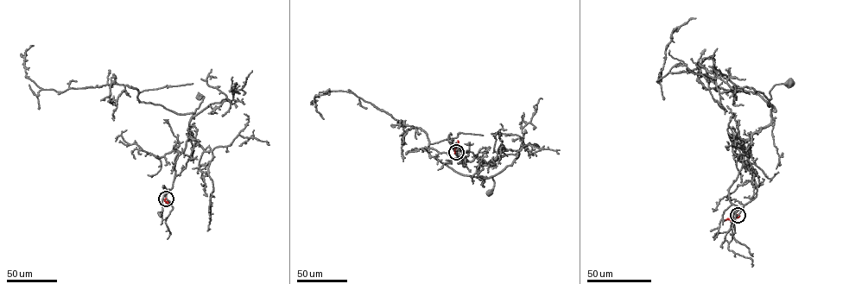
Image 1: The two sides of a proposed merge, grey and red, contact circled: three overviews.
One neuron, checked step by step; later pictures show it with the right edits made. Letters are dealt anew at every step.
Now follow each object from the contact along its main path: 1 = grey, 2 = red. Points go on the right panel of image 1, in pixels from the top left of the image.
1: (738, 215), (757, 191), (742, 143), (770, 123), (771, 88), (790, 85)
2: (738, 215), (732, 219), (723, 220)

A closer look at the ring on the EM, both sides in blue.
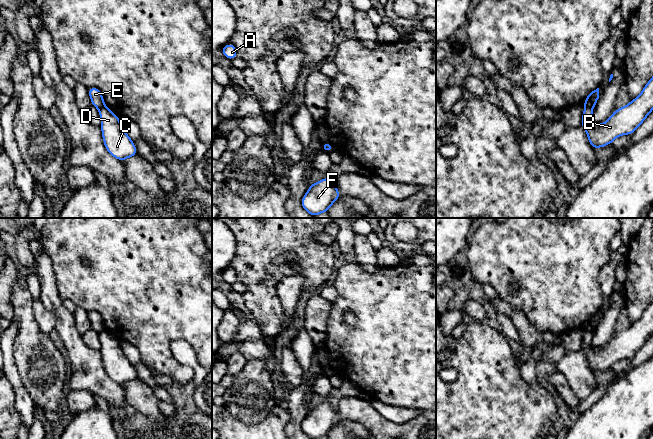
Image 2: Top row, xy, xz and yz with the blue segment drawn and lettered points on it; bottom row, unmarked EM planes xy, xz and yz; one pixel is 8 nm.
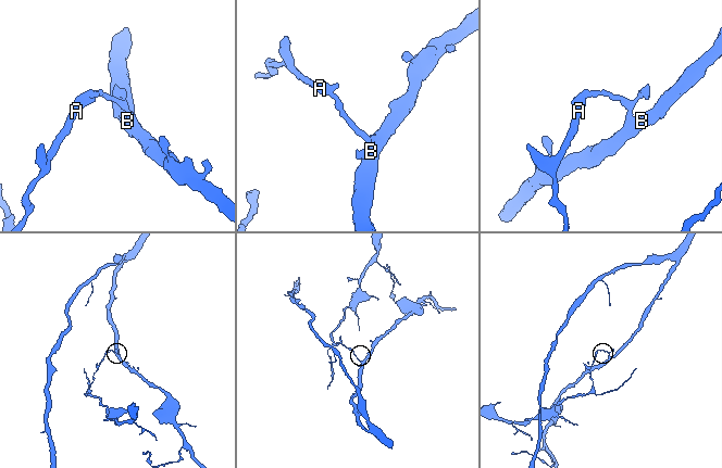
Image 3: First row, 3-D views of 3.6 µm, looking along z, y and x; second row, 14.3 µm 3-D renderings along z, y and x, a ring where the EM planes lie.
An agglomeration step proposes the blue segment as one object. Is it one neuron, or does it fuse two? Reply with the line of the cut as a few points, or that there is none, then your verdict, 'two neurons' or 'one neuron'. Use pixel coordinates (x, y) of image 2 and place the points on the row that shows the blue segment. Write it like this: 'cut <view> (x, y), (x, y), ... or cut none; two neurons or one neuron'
cut yz (592, 107), (585, 108); two neurons

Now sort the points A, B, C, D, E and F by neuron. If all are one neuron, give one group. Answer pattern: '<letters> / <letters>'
A E / B C D F

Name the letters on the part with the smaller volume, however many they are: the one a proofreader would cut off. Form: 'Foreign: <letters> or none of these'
Foreign: A, E

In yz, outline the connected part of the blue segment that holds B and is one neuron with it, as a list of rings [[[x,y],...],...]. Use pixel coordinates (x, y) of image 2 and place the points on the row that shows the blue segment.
[[[653,76],[640,95],[626,106],[616,109],[602,124],[592,124],[593,108],[584,108],[581,126],[594,149],[610,145],[617,137],[630,135],[643,123],[653,110]]]

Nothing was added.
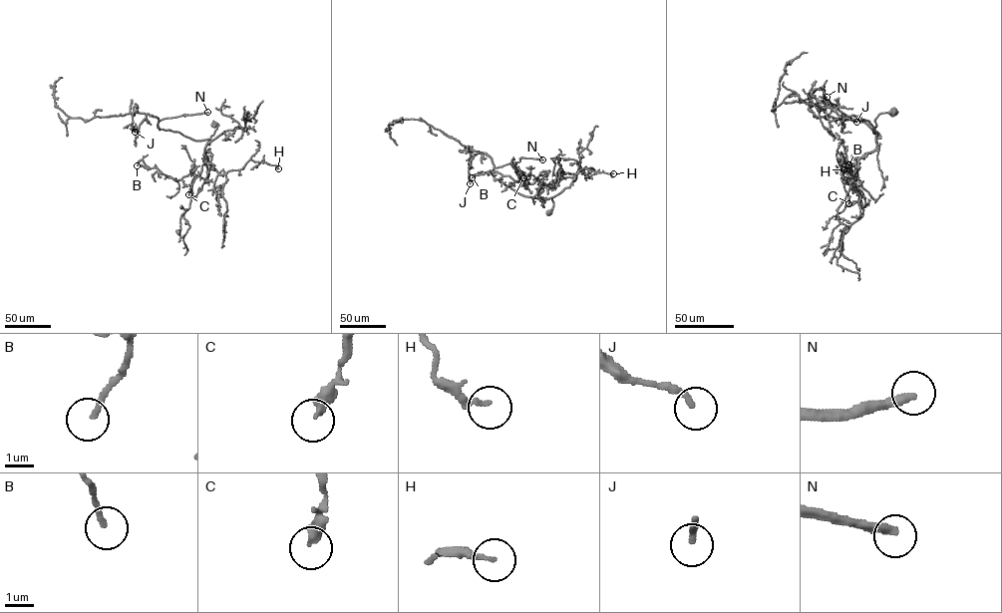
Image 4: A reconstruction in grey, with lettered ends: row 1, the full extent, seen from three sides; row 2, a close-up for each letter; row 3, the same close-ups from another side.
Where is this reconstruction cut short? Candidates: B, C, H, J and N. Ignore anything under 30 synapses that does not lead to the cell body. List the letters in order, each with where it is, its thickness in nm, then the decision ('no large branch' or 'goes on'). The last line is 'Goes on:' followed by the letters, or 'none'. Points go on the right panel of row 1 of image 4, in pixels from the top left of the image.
B: place (848, 164); calibre 170 nm; no large branch
C: place (848, 203); calibre 320 nm; no large branch
H: place (843, 169); calibre 180 nm; no large branch
J: place (856, 122); calibre 200 nm; no large branch
N: place (827, 97); calibre 300 nm; goes on
Goes on: N

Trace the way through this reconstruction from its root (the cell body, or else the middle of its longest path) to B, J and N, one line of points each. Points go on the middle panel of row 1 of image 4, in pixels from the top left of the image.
B: (548, 212), (553, 201), (550, 197), (539, 199), (536, 178), (531, 183), (517, 182), (496, 171), (472, 177)
J: (548, 212), (551, 198), (525, 196), (496, 179), (492, 158), (485, 153), (474, 154), (469, 161), (470, 183)
N: (548, 212), (553, 205), (551, 198), (525, 196), (493, 174), (495, 167), (517, 162), (521, 157), (542, 159)

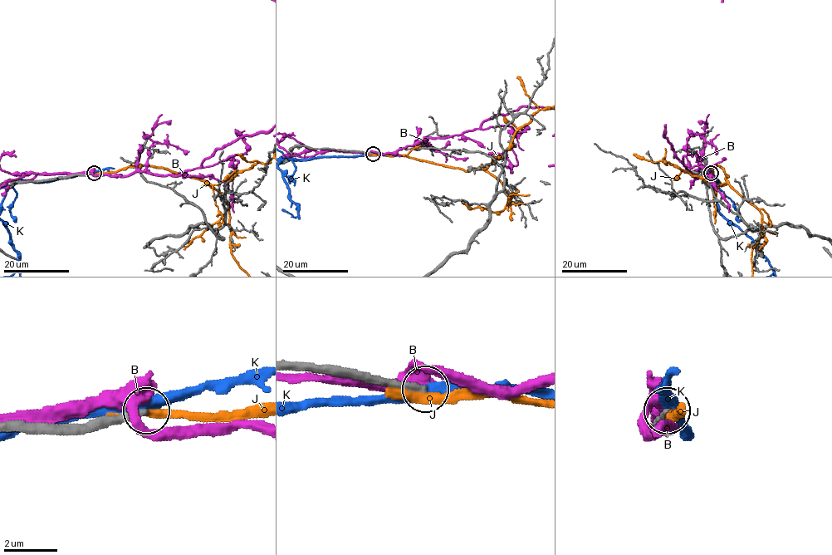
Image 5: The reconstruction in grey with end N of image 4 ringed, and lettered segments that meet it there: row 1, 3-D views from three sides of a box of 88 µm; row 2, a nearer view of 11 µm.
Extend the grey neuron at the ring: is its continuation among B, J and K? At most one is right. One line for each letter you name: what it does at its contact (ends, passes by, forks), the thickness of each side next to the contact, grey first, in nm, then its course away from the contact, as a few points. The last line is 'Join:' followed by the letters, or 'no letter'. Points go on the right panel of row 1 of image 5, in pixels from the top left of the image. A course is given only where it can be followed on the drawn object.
Join: no letter

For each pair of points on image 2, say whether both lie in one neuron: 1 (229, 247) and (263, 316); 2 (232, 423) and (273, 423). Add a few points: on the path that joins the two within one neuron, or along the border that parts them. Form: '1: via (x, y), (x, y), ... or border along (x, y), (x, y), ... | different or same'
1: border along (234, 233), (236, 241), (235, 256), (229, 266) | different
2: via (242, 428), (263, 428) | same

